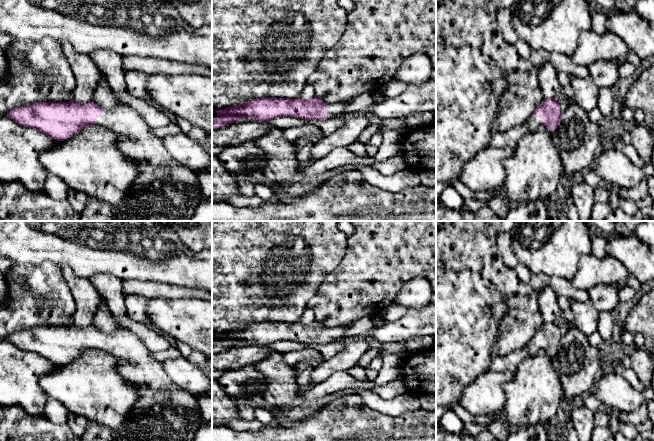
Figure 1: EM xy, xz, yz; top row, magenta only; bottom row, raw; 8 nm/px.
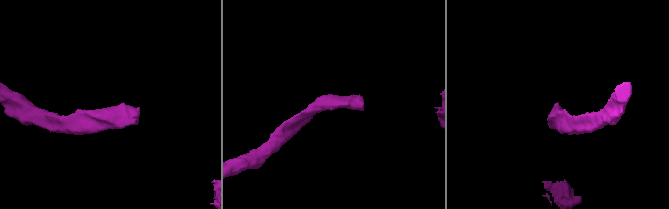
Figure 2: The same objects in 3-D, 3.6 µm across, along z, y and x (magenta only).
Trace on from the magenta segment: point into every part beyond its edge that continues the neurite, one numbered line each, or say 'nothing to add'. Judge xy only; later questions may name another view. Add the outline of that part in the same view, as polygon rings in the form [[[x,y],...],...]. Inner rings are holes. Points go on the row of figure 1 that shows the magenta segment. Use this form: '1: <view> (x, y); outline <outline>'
1: xy (136, 140); outline [[[127,105],[113,109],[104,109],[102,116],[95,119],[96,126],[107,129],[119,135],[118,147],[121,151],[136,161],[148,162],[156,166],[181,165],[164,147],[163,140],[151,132],[144,118]]]

